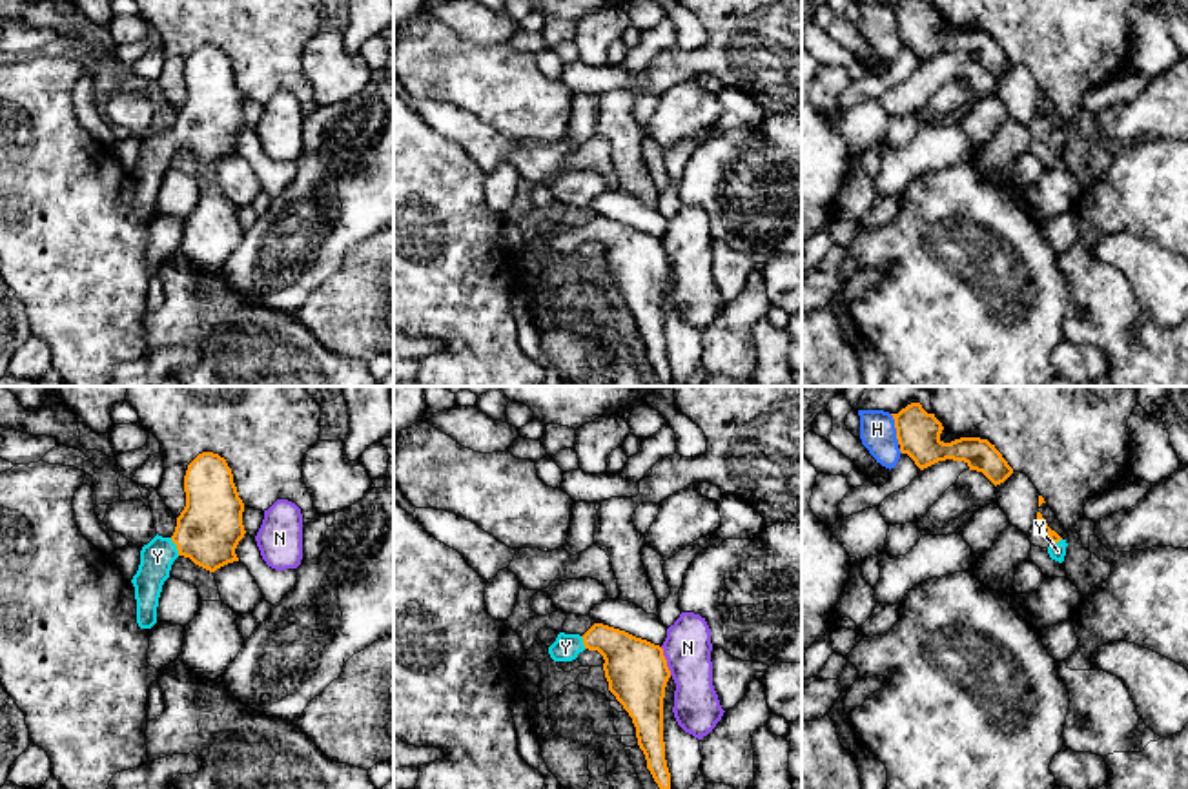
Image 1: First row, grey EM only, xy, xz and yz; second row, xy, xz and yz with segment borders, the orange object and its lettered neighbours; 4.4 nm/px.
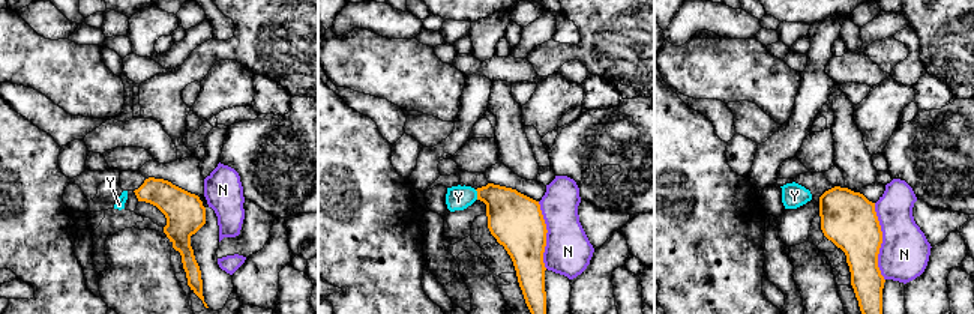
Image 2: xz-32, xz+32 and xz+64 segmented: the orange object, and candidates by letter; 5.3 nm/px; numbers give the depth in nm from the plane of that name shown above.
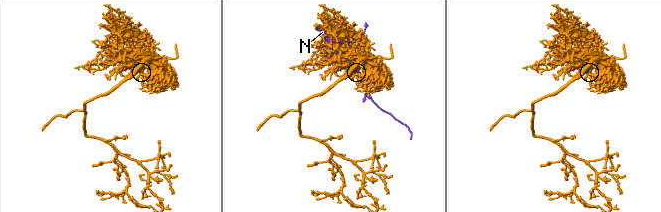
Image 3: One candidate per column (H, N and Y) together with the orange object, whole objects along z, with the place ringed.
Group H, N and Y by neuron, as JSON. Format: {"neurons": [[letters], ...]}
{"neurons": [["H"], ["N"], ["Y"]]}

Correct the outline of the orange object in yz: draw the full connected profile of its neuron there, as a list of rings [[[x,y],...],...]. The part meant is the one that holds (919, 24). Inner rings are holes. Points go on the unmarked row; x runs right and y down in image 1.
[[[902,0],[891,7],[900,44],[907,46],[920,62],[946,51],[964,53],[969,62],[982,64],[995,78],[1013,66],[1013,60],[988,31],[960,29],[944,35],[940,31],[942,15],[924,0]]]

